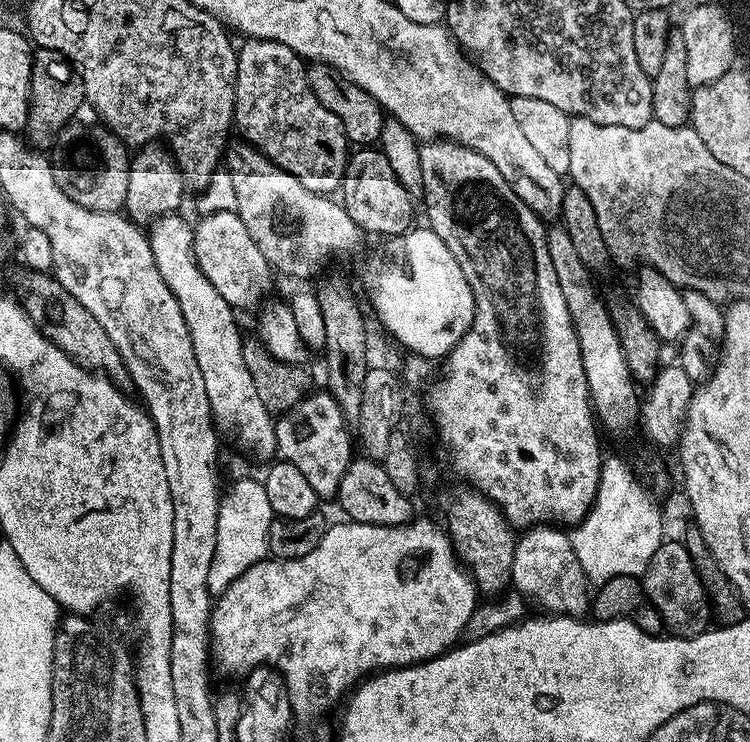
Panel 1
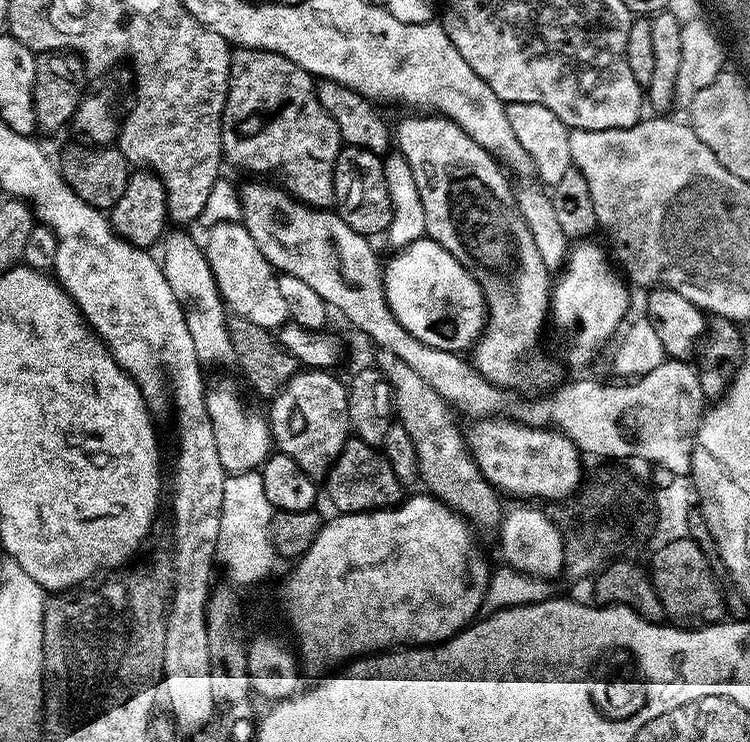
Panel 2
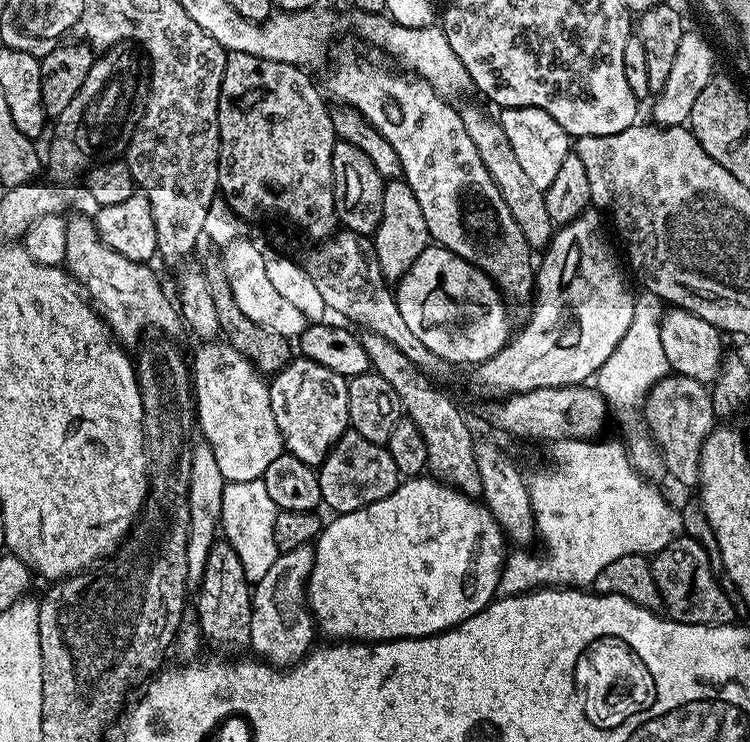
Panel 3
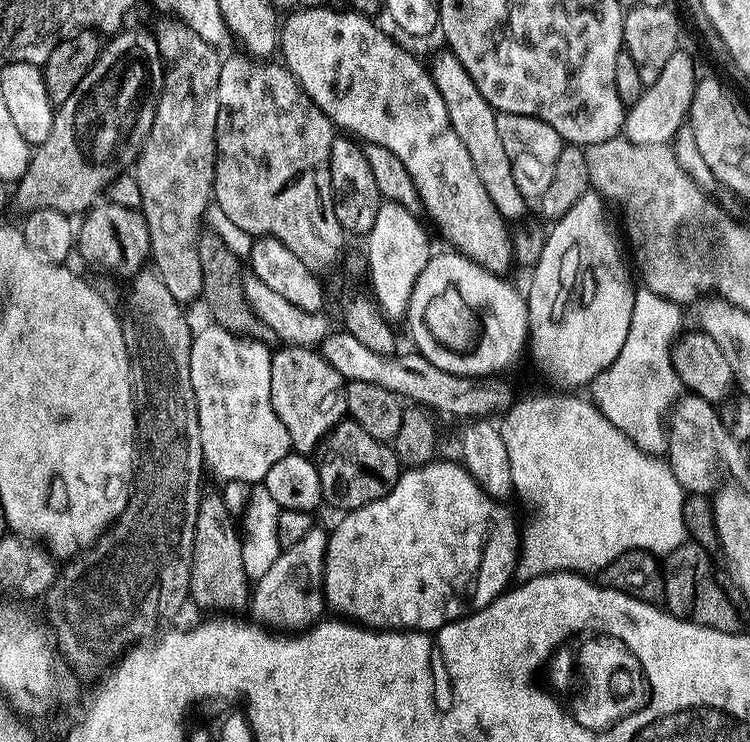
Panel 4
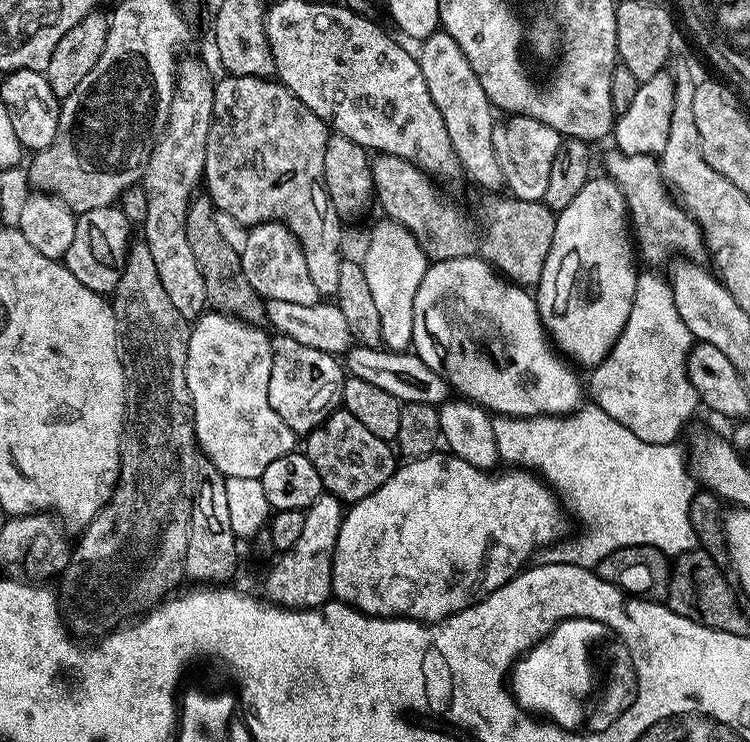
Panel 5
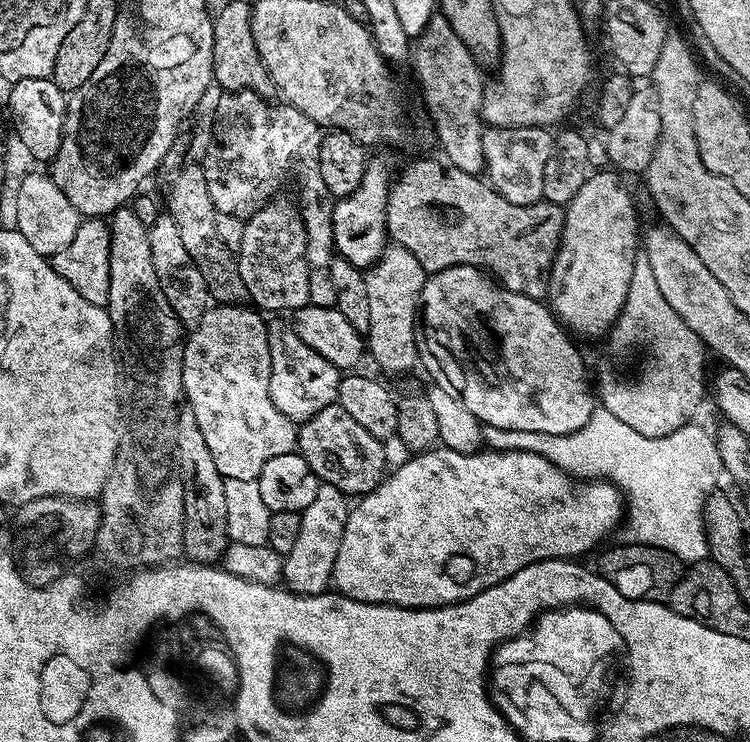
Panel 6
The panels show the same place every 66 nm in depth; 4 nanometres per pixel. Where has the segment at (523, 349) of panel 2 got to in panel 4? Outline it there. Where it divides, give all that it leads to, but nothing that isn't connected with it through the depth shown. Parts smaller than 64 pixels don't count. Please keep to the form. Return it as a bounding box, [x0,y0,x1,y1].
[278,6,514,273]

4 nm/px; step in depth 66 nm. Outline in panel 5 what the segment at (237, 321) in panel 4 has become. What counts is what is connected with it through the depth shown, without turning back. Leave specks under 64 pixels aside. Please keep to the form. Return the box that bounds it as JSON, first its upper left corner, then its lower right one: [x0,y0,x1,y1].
[186,194,268,327]

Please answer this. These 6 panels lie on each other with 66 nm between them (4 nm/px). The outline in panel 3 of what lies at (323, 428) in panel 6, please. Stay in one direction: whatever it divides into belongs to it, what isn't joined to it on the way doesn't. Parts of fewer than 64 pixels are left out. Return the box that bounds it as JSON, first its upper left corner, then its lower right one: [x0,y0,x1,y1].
[318,430,402,514]

